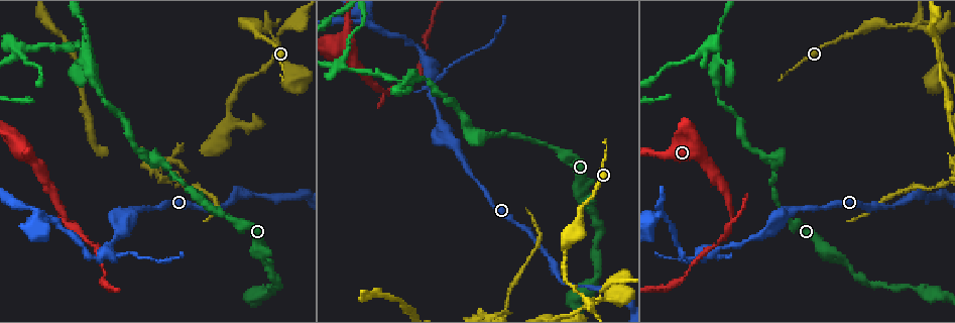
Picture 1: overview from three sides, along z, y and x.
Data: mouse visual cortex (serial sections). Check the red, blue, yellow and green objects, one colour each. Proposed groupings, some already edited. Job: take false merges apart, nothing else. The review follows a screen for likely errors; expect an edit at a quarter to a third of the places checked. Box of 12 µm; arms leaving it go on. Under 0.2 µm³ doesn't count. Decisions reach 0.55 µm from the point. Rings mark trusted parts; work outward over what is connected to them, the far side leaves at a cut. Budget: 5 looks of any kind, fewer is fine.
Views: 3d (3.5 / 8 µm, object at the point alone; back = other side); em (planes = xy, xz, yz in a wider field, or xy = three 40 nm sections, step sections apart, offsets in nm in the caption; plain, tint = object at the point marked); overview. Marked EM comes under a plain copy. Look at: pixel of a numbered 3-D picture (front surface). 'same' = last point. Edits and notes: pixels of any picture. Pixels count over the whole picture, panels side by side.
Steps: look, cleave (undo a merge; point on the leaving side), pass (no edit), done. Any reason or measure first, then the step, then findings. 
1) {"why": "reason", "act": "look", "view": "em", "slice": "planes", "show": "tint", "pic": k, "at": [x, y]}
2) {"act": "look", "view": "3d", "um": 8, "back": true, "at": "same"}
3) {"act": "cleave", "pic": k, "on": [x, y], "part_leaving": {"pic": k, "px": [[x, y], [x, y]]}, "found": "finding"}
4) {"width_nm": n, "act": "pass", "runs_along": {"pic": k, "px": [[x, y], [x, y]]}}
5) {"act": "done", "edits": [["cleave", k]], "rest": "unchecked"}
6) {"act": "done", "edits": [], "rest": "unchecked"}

{"why": "four or more arms meet", "act": "look", "view": "3d", "um": 3.5, "pic": 1, "at": [600, 301]}

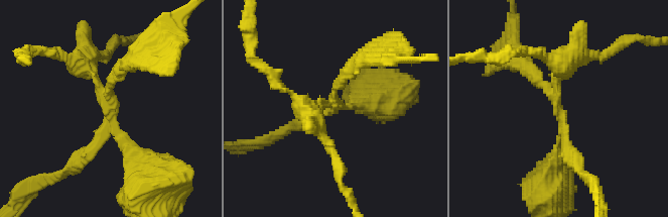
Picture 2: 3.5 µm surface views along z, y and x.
{"act": "look", "view": "em", "slice": "planes", "show": "tint", "pic": 2, "at": [332, 109]}

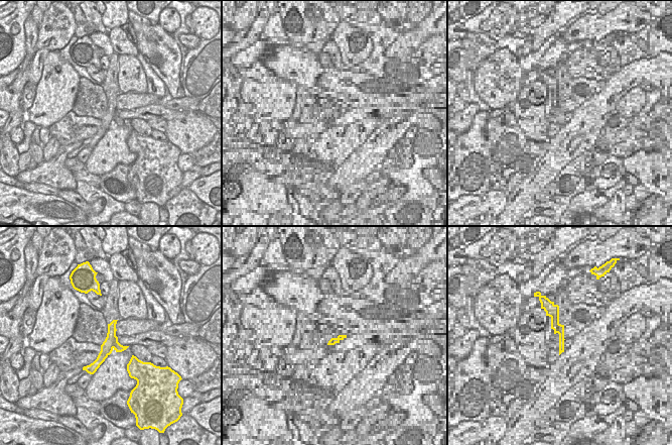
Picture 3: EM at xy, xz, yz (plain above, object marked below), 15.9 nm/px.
{"arm_widths_nm": [150, 150, 150, 300], "act": "cleave", "pic": 2, "on": [86, 159], "border": {"pic": 3, "px": [[119, 343], [112, 347]]}, "found": "two cells meet here"}

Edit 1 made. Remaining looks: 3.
{"why": "narrows sharply", "act": "look", "view": "3d", "um": 8, "pic": 1, "at": [254, 195]}

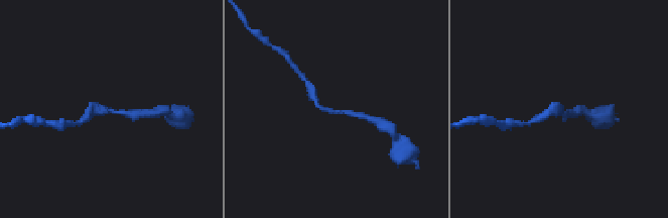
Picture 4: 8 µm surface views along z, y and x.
{"act": "look", "view": "em", "slice": "planes", "show": "tint", "pic": 4, "at": [563, 110]}

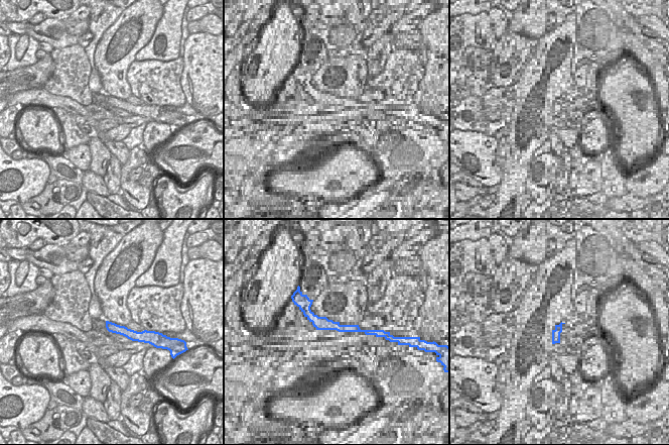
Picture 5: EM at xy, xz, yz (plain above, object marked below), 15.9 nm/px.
{"act": "pass", "runs_along": {"pic": 4, "px": [[313, 97], [323, 109], [364, 117]]}, "found": "continuous, no second cell"}

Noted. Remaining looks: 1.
{"act": "done", "edits": [["cleave", 2]], "rest": "unchecked"}

